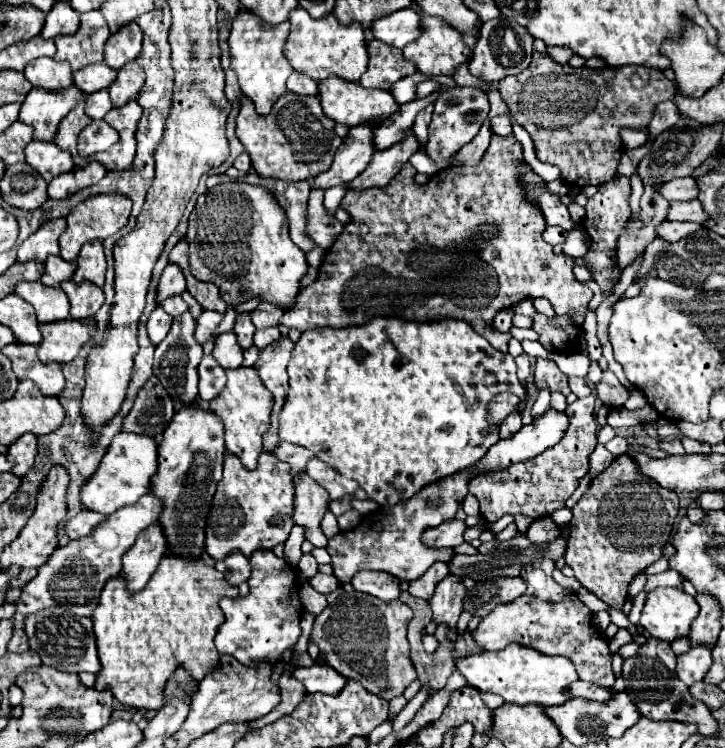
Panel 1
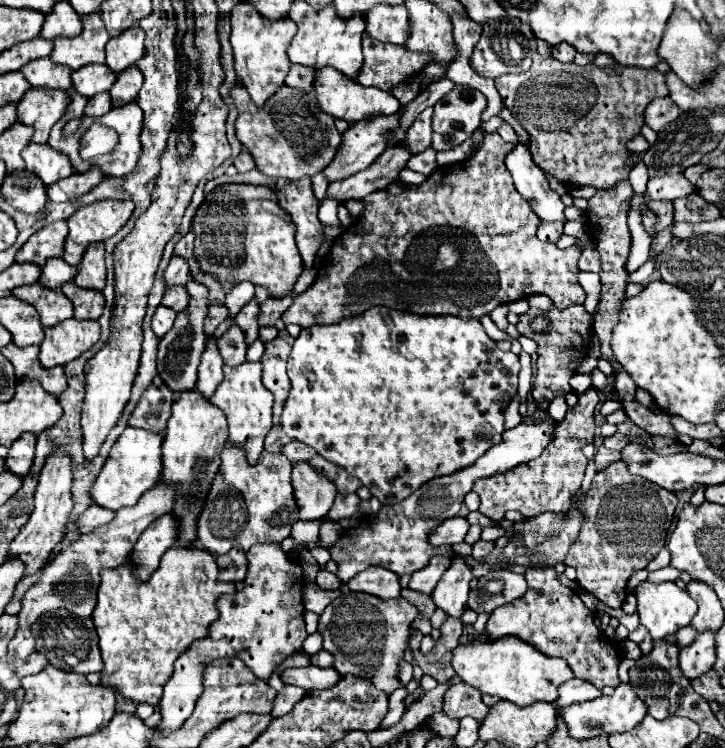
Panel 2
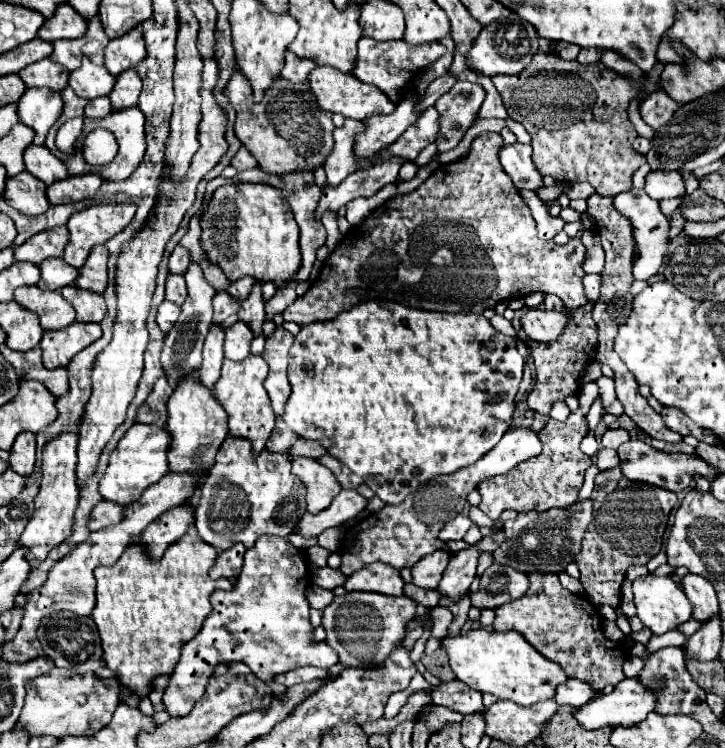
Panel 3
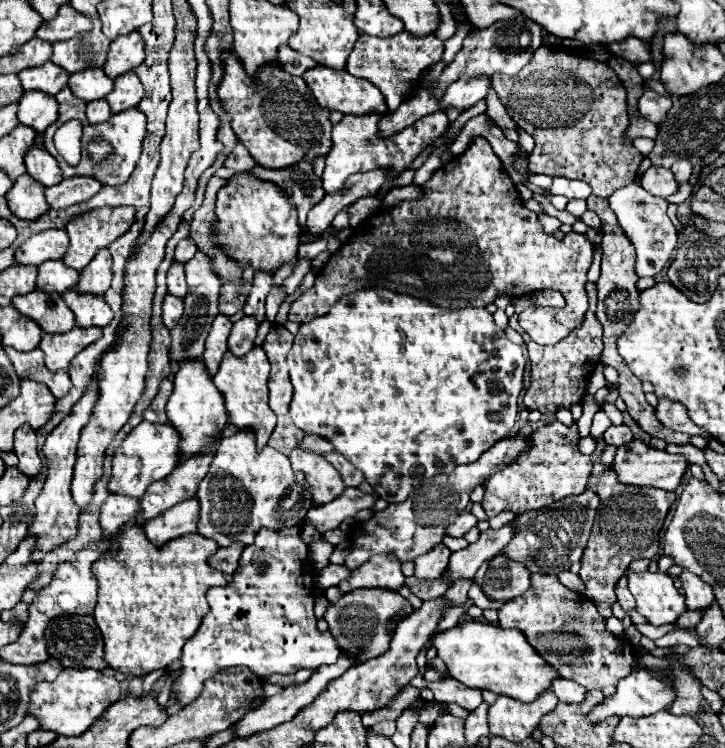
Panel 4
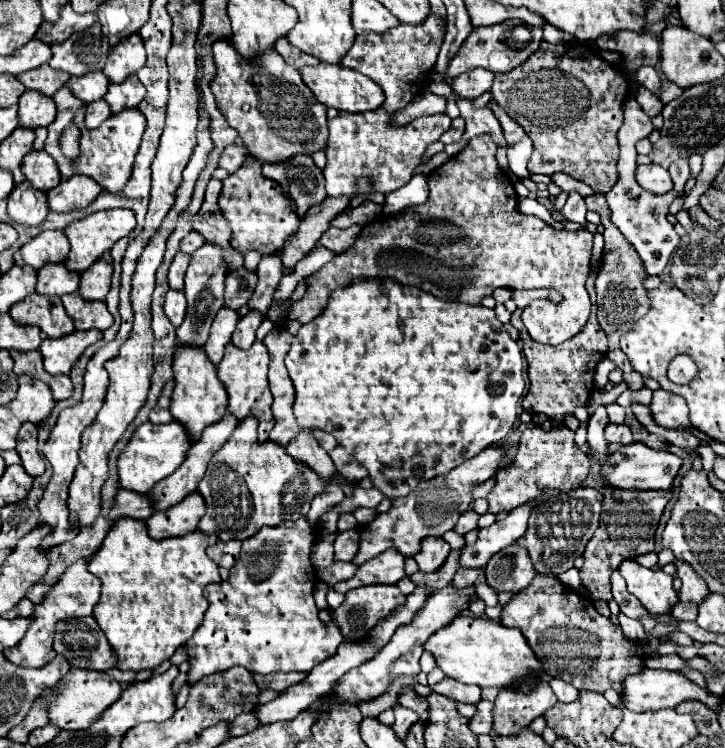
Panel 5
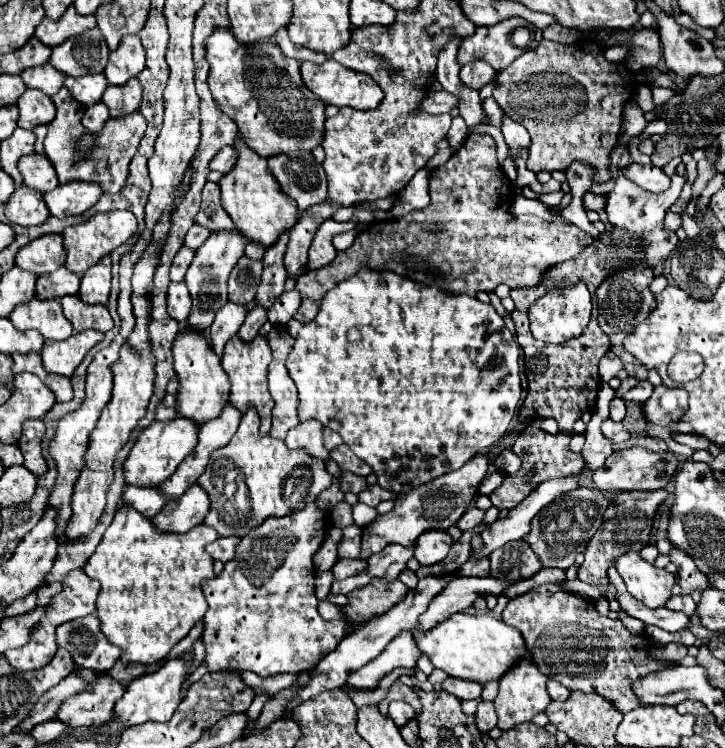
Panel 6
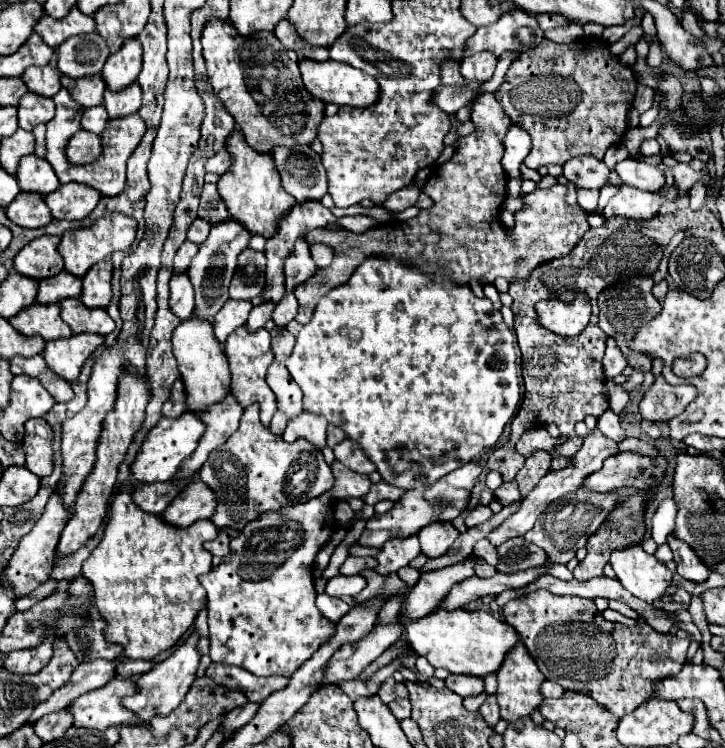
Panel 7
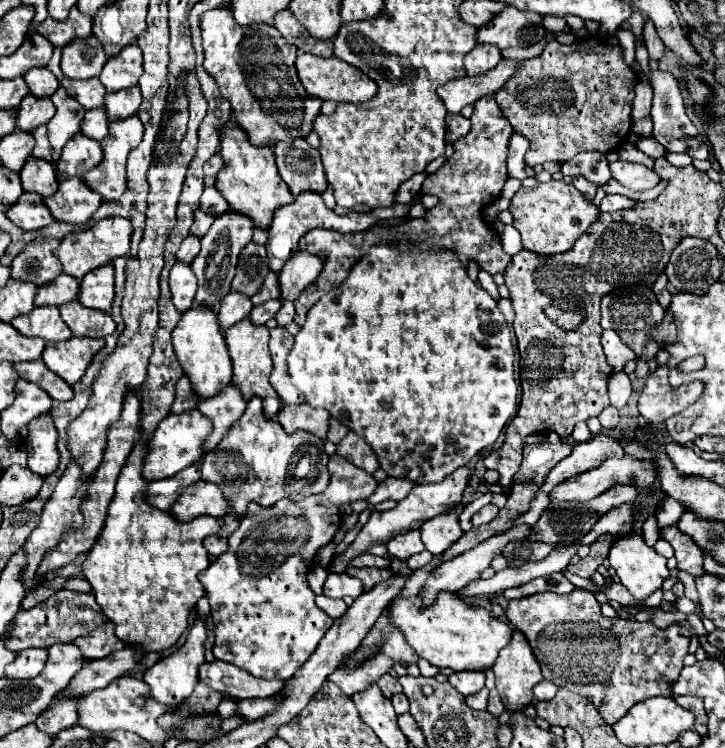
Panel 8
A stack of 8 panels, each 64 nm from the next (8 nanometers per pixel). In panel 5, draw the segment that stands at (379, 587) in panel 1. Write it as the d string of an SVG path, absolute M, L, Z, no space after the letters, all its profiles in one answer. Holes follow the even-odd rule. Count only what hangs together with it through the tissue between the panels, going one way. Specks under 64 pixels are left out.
M388 550L382 552L380 556L374 556L372 560L364 562L360 566L360 570L356 572L356 576L352 576L350 580L338 582L334 586L334 590L346 594L352 588L360 588L360 586L368 586L368 584L398 584L398 580L402 580L404 574L404 556L400 556L400 552L396 550Z

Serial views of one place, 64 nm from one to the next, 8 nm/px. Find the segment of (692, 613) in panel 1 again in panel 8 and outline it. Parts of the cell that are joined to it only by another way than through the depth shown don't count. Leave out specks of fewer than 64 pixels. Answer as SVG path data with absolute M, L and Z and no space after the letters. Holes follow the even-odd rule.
M636 532L616 540L608 558L620 582L640 600L660 590L664 580L670 576L666 558L656 554L654 548L646 546L644 538Z

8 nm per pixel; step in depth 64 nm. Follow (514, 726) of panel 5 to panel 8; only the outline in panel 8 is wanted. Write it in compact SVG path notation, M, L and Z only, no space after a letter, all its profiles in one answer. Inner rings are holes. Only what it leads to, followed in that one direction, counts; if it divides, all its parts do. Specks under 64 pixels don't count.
M514 630L512 642L500 652L492 670L496 674L496 690L506 710L522 712L536 700L532 688L544 678L522 632Z

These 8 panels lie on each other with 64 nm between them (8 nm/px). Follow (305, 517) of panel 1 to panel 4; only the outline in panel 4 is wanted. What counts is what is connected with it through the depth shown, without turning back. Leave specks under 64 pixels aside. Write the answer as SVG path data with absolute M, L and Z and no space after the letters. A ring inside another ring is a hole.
M296 446L290 454L290 462L292 462L294 472L304 474L304 478L310 486L314 506L328 504L330 500L334 500L336 496L340 496L344 492L346 486L344 486L340 474L336 472L336 468L332 468L332 464L328 464L324 460L324 456L304 452L304 450L300 450L300 446Z

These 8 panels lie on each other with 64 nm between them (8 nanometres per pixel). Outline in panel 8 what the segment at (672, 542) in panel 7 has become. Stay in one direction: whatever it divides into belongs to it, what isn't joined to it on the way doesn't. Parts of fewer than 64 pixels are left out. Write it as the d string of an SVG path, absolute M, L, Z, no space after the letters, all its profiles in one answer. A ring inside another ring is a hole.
M668 526L662 530L662 538L674 548L674 556L678 560L678 570L684 570L688 574L702 576L704 574L704 558L700 548L692 542L692 538L684 536L676 526Z

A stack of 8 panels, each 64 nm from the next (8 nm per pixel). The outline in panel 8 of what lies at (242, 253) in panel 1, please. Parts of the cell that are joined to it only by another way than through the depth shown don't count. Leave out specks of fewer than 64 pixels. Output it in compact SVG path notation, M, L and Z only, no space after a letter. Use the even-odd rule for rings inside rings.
M228 122L226 128L220 134L220 154L224 156L224 170L216 176L216 188L230 204L230 210L236 210L236 214L252 218L256 228L268 230L272 224L274 210L286 204L292 204L294 196L288 192L288 186L284 180L280 180L280 174L276 170L274 152L272 148L256 148L248 142L248 136L240 126L234 122Z

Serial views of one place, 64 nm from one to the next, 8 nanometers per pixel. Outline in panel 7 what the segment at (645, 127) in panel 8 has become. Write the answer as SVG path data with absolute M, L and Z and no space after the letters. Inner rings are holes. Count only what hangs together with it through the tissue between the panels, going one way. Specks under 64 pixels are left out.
M656 91L652 108L640 116L640 126L650 126L650 124L656 120L656 116L659 114L658 107L661 99L662 94L659 91Z

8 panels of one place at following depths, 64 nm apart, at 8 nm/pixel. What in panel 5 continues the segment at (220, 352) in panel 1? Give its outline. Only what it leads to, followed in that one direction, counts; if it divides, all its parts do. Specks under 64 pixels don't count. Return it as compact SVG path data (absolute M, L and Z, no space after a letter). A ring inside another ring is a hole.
M250 310L244 318L238 320L238 326L232 334L232 344L236 344L242 350L248 350L256 340L256 330L262 322L262 314L256 310Z

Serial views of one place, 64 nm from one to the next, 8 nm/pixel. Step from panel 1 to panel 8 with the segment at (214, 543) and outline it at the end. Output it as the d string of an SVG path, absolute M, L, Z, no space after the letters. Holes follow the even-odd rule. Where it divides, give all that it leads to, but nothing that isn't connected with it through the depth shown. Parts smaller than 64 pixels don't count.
M252 398L242 418L222 438L220 446L206 454L200 464L200 472L202 480L220 486L224 498L228 500L226 514L234 512L236 520L240 520L240 516L248 512L250 502L268 508L282 498L304 500L312 494L324 492L330 480L326 464L328 456L324 452L324 440L312 436L310 432L294 432L288 436L276 418L268 420L262 414L262 400ZM302 456L310 456L310 472L306 478L296 478L294 470Z

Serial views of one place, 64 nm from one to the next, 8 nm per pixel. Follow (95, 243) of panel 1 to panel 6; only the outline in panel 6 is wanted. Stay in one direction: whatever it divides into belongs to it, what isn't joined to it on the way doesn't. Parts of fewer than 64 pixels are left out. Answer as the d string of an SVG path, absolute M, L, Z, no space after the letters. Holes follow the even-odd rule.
M104 256L98 264L84 272L80 282L80 298L86 304L106 304L110 294L110 256Z

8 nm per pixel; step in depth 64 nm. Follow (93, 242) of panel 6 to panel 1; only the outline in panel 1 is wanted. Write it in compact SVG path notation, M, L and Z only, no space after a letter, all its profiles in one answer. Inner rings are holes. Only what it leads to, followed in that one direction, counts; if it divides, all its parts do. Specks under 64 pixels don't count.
M98 194L98 196L90 196L88 200L80 202L66 216L66 224L68 226L66 226L66 230L62 232L62 236L58 240L58 244L60 244L60 256L64 260L72 262L72 260L76 260L80 248L86 242L90 242L90 240L104 240L104 238L116 234L128 222L130 206L132 206L132 202L126 196L122 196L122 194Z

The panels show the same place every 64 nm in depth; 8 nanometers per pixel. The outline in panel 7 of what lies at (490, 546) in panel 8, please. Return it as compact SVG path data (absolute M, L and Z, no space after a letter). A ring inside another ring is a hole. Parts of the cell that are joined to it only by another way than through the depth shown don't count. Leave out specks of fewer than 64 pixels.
M472 558L442 570L426 572L420 576L420 582L406 594L406 600L400 610L410 620L420 618L424 614L428 616L428 612L432 612L432 608L436 608L436 604L440 602L440 596L446 596L454 584L466 580L472 574L474 574Z

